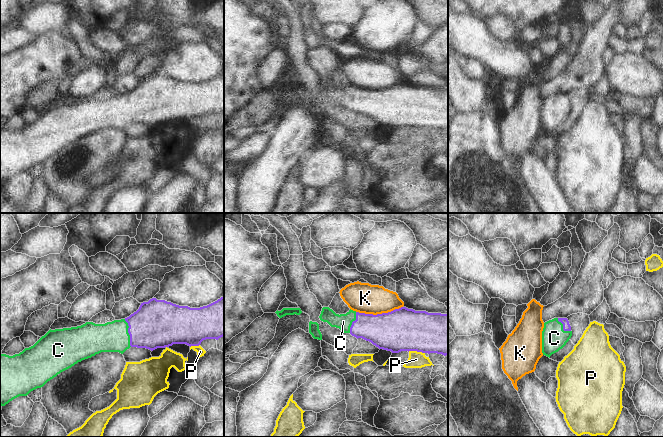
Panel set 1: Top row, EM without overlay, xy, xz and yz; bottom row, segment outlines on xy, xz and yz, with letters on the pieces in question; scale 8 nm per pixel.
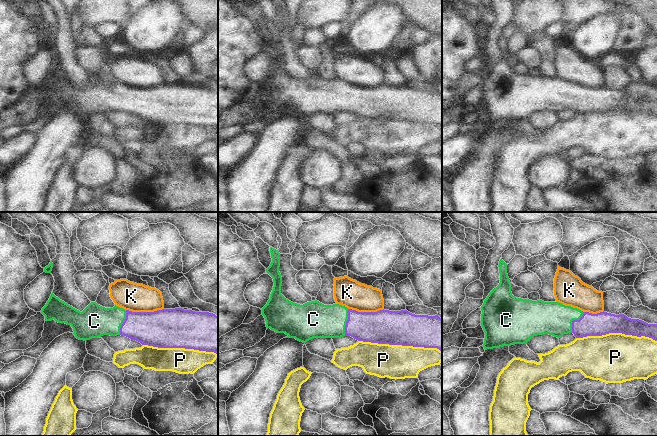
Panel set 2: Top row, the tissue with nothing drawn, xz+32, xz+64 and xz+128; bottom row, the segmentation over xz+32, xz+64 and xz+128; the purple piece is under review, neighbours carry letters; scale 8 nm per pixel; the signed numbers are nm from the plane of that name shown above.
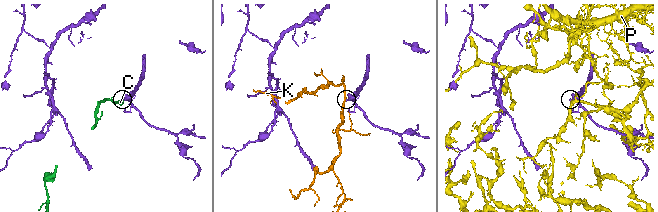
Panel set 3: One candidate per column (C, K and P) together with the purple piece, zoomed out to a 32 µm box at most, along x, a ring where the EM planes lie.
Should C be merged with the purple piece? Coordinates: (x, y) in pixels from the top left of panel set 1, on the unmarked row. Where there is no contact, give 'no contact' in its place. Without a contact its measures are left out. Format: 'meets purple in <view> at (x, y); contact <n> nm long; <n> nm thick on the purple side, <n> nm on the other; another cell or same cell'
meets purple in xy at (128, 108); contact 240 nm long; 380 nm thick on the purple side, 240 nm on the other; same cell

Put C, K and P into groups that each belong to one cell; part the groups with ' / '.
C / K / P

